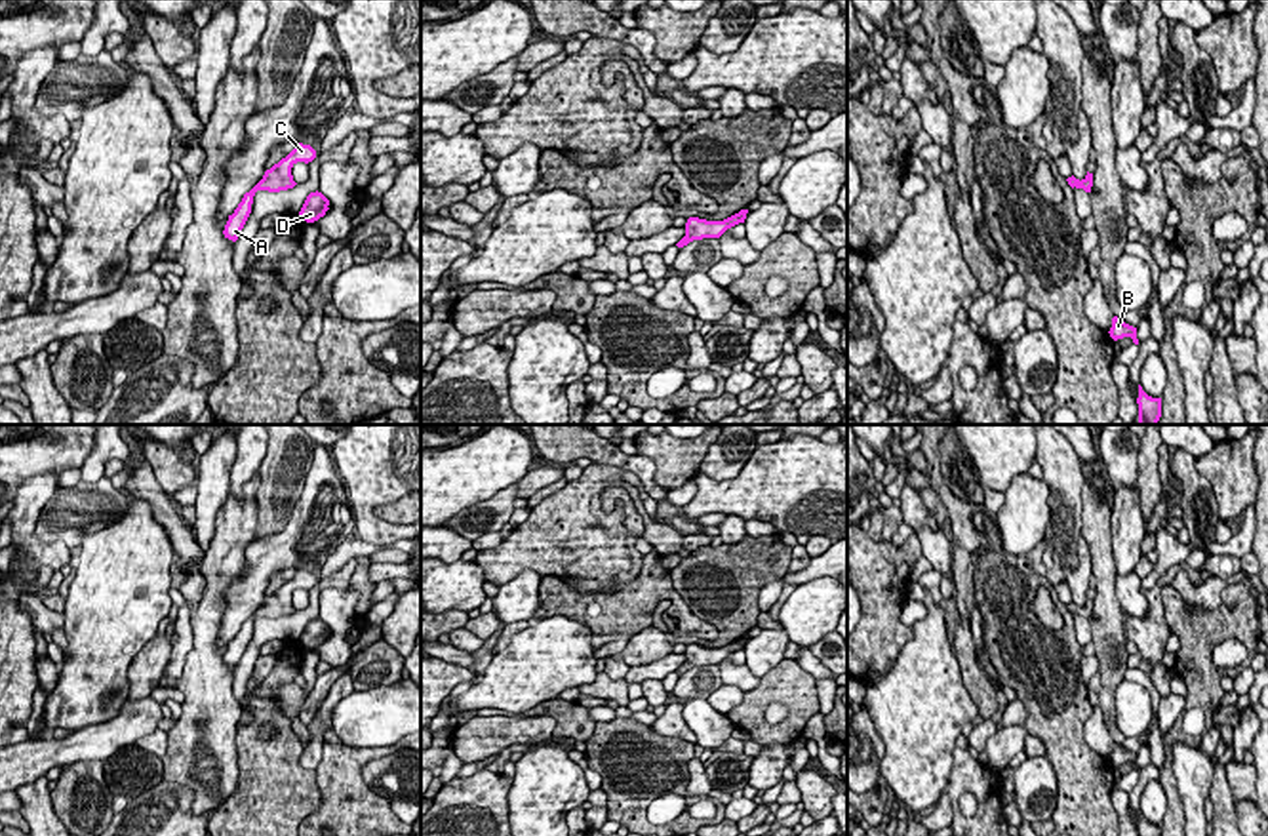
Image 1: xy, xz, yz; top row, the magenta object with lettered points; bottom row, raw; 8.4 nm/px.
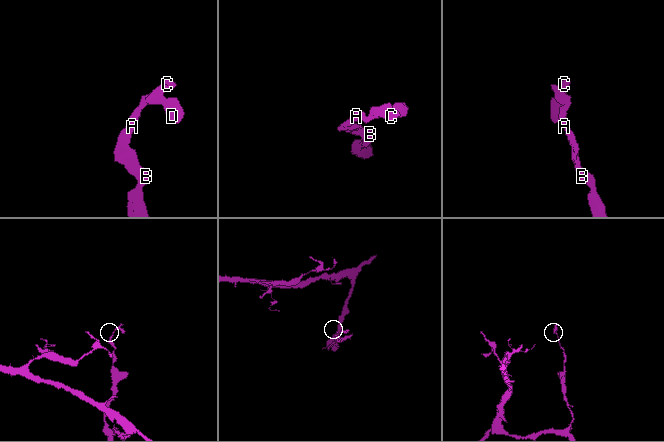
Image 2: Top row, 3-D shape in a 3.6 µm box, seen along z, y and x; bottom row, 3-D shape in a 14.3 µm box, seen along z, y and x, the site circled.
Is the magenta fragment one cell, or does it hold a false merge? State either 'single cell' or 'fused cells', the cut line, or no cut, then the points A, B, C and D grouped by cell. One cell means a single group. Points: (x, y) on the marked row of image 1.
single cell; no cut; A B C D

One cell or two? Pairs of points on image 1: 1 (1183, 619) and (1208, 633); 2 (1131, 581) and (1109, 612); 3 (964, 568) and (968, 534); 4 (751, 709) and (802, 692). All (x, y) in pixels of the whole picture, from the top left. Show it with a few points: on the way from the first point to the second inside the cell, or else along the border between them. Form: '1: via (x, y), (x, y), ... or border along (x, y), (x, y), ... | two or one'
1: via (1188, 623), (1202, 629) | one
2: border along (1114, 574), (1114, 597), (1122, 608) | two
3: border along (954, 541), (973, 557) | two
4: via (764, 696), (768, 692), (789, 692) | one

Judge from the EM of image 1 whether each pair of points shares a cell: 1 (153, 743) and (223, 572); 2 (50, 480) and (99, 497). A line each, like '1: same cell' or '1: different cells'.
1: different cells
2: different cells

